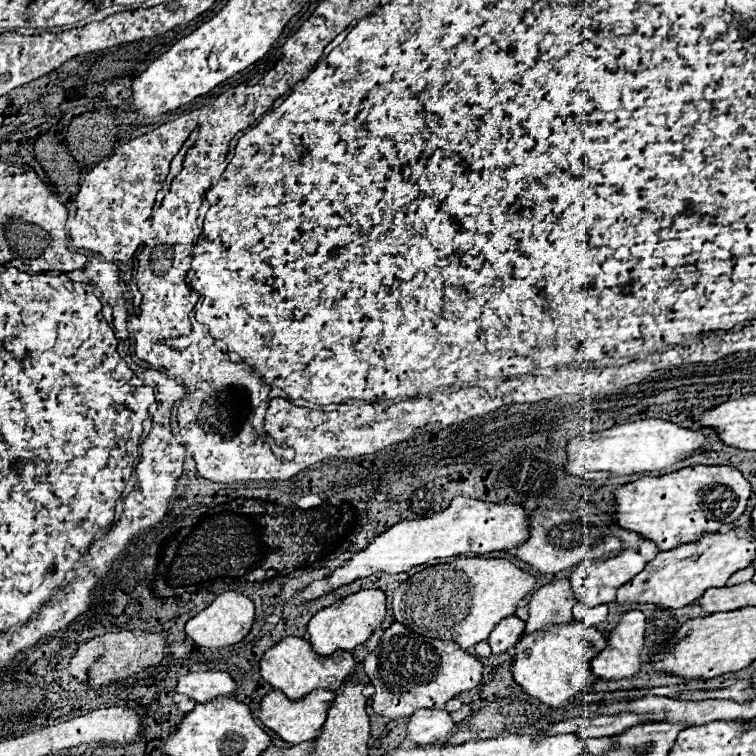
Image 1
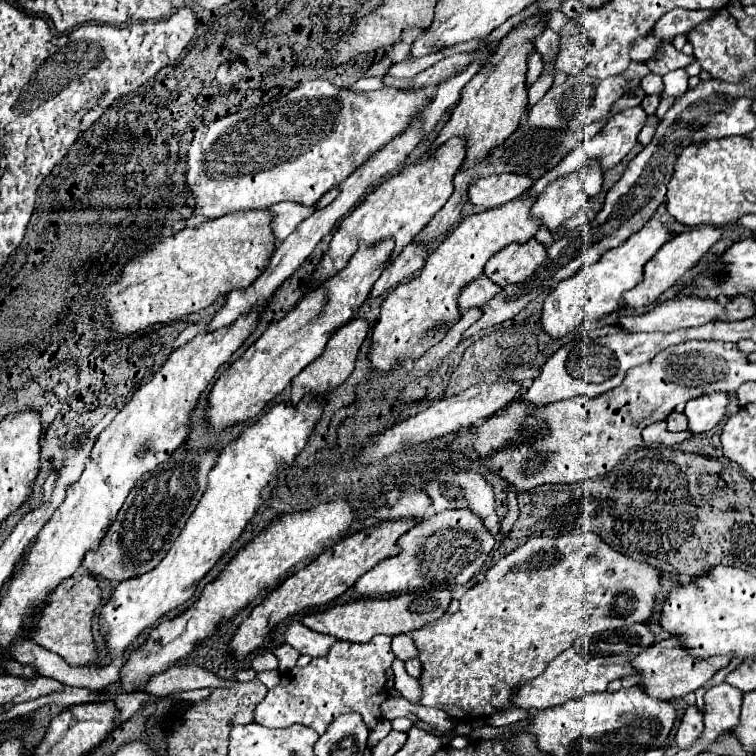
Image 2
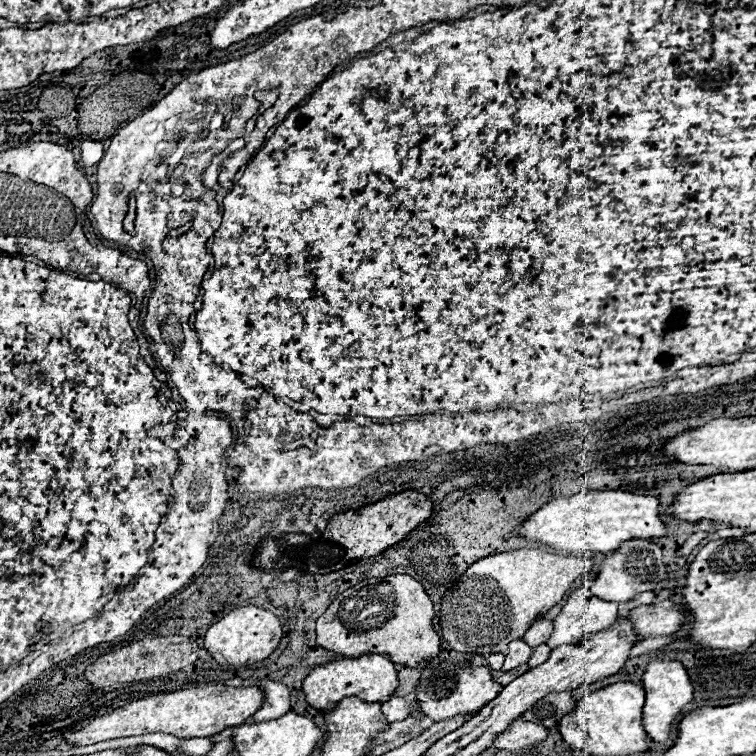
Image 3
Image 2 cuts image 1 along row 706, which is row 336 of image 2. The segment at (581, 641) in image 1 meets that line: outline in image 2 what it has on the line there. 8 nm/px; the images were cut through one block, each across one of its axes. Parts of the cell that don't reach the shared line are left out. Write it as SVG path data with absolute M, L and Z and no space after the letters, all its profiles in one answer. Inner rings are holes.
M662 204L656 210L656 214L650 218L650 222L644 224L642 230L632 234L620 246L606 250L598 262L594 262L590 266L582 266L572 278L558 282L558 286L546 296L544 310L542 310L542 326L552 338L560 338L560 336L566 336L568 332L574 332L584 320L598 320L598 318L604 318L610 312L618 310L622 294L642 282L644 264L672 236L670 230L660 222L660 216L664 212L666 212L666 206Z

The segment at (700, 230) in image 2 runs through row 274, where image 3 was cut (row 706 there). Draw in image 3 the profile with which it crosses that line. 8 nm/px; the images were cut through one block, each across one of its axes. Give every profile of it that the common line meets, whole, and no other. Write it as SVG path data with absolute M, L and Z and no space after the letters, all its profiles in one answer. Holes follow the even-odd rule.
M650 660L642 674L642 686L646 690L646 704L644 704L644 716L642 724L646 734L656 742L666 742L672 734L672 724L676 716L682 712L682 708L692 700L694 688L692 682L678 660Z

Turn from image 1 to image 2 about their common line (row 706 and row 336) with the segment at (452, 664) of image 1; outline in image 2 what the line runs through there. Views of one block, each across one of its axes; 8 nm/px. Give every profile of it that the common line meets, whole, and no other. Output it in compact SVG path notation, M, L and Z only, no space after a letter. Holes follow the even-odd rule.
M524 192L520 198L500 208L490 208L486 212L466 216L454 228L454 232L446 236L446 240L428 256L422 274L410 282L400 284L384 298L370 350L370 362L374 368L378 368L378 372L388 372L392 366L406 358L420 358L428 348L444 338L446 330L460 320L460 310L456 306L460 290L468 282L482 276L484 264L492 254L496 254L496 250L512 242L528 242L540 228L540 222L530 214L532 204L532 196Z

